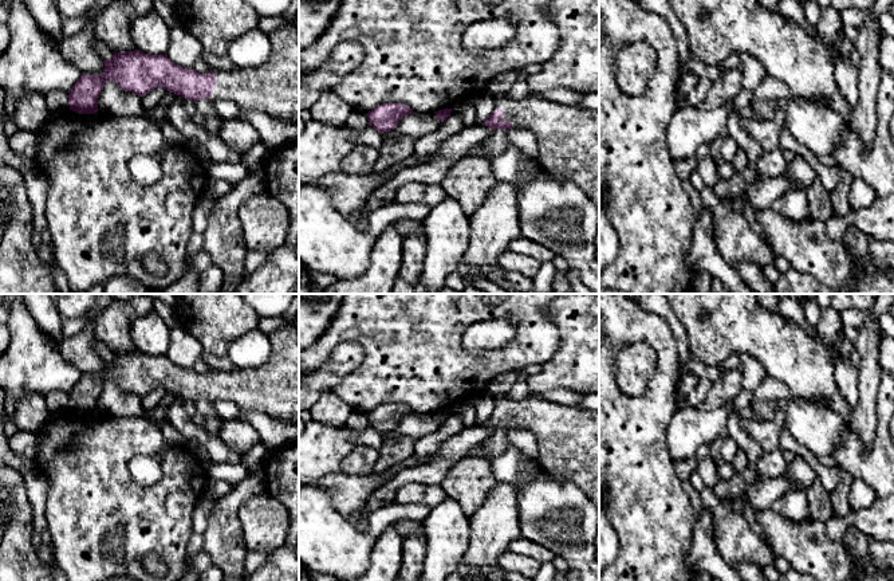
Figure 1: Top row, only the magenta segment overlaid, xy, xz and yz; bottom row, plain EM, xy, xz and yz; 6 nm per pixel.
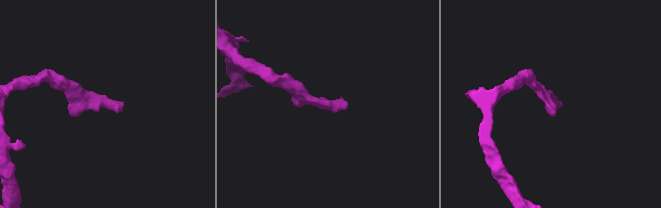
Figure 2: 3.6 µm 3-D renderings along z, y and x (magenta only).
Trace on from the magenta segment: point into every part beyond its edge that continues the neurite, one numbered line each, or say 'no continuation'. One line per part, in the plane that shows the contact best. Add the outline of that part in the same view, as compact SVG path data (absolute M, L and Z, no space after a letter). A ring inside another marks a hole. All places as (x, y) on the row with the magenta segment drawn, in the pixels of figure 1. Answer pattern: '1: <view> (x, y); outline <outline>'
1: xz (567, 137); outline M531 95L519 101L499 97L496 98L495 109L505 111L501 119L509 121L512 127L529 130L536 136L540 170L571 180L591 199L594 205L599 209L599 110L567 106Z

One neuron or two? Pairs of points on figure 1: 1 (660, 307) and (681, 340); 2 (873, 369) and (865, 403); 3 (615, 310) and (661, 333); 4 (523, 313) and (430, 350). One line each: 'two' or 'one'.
1: one
2: one
3: one
4: one

